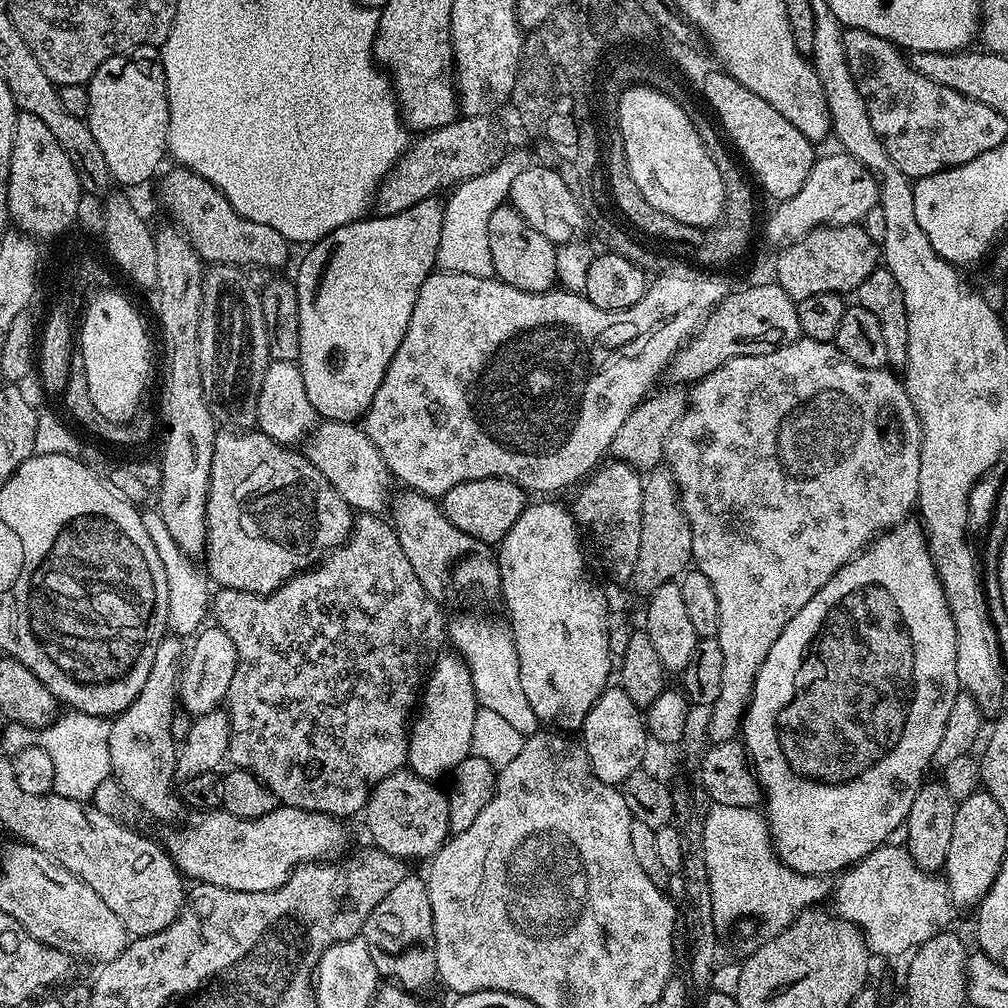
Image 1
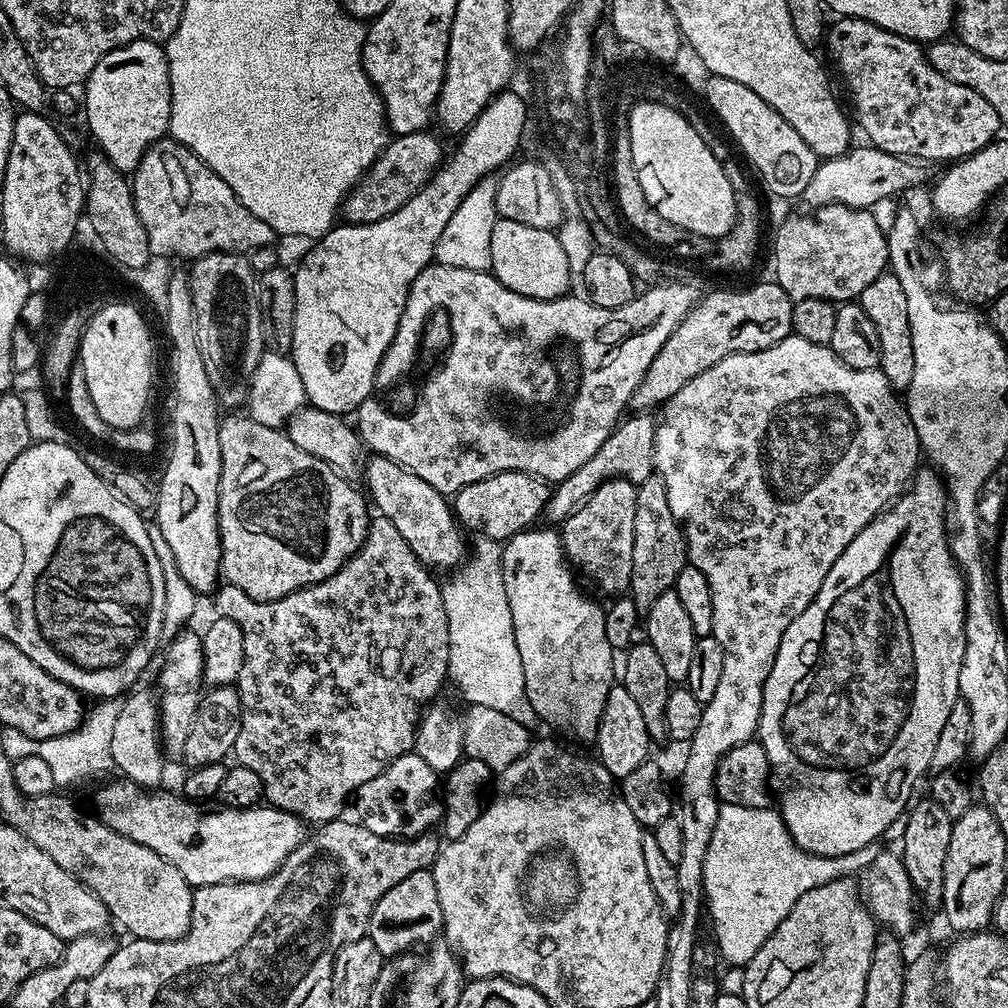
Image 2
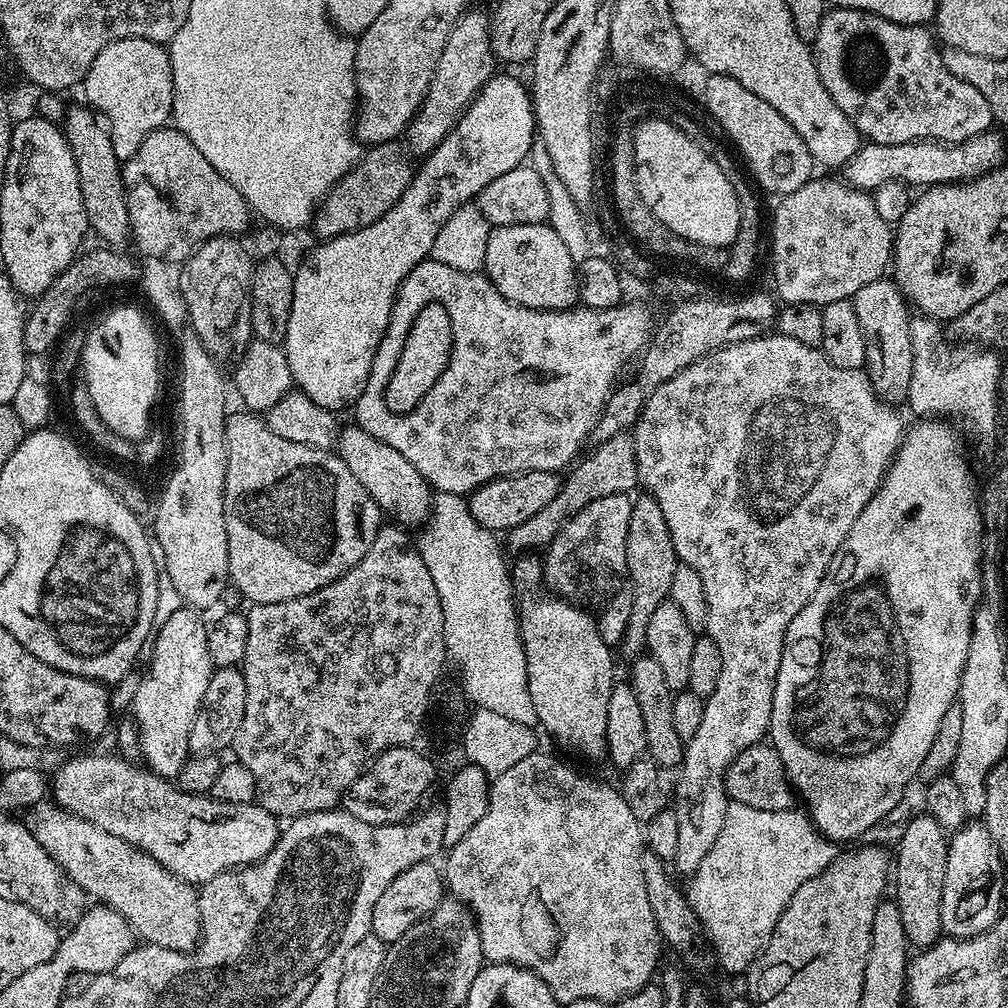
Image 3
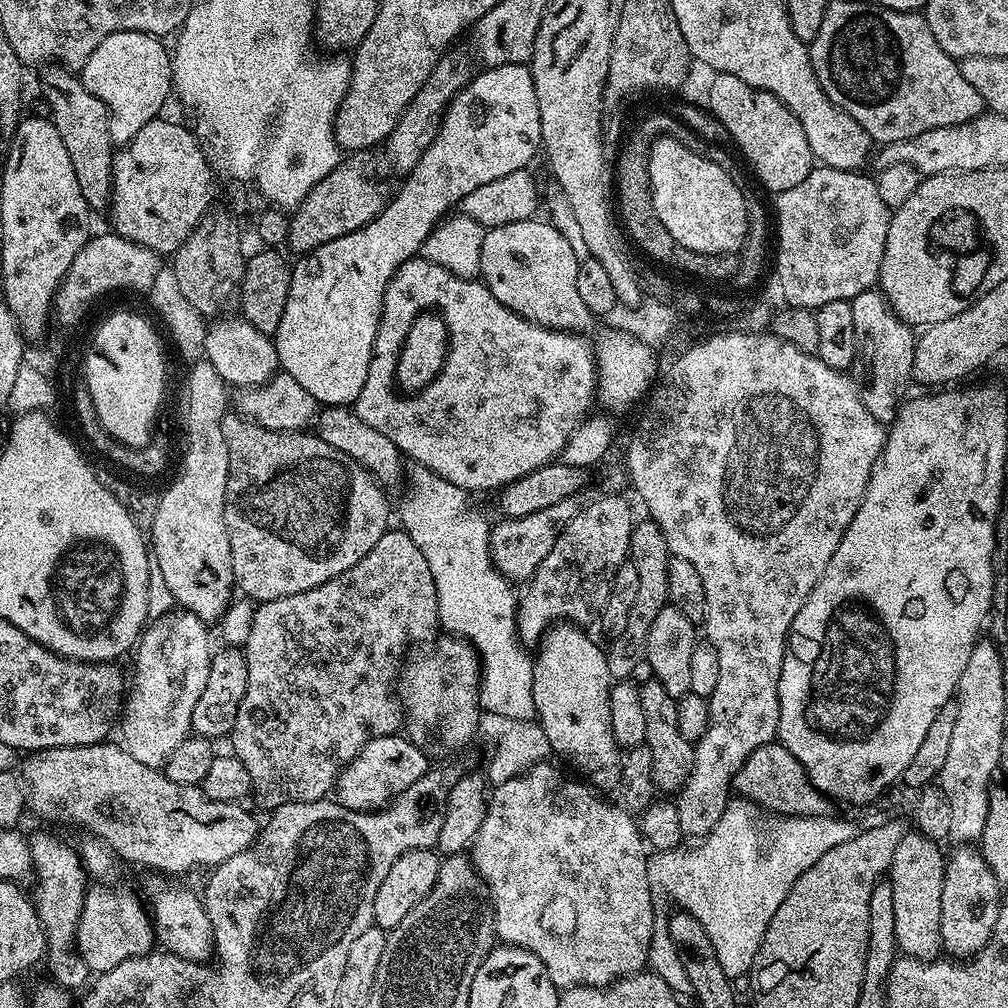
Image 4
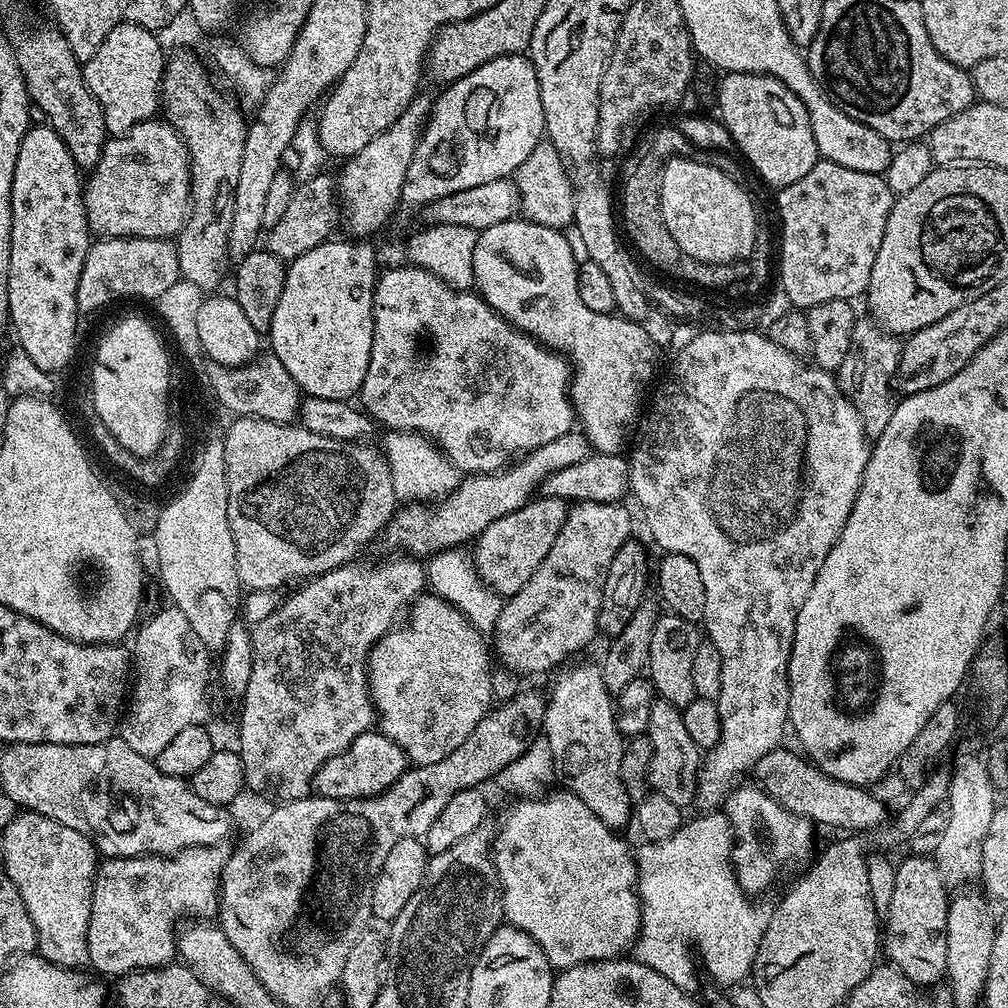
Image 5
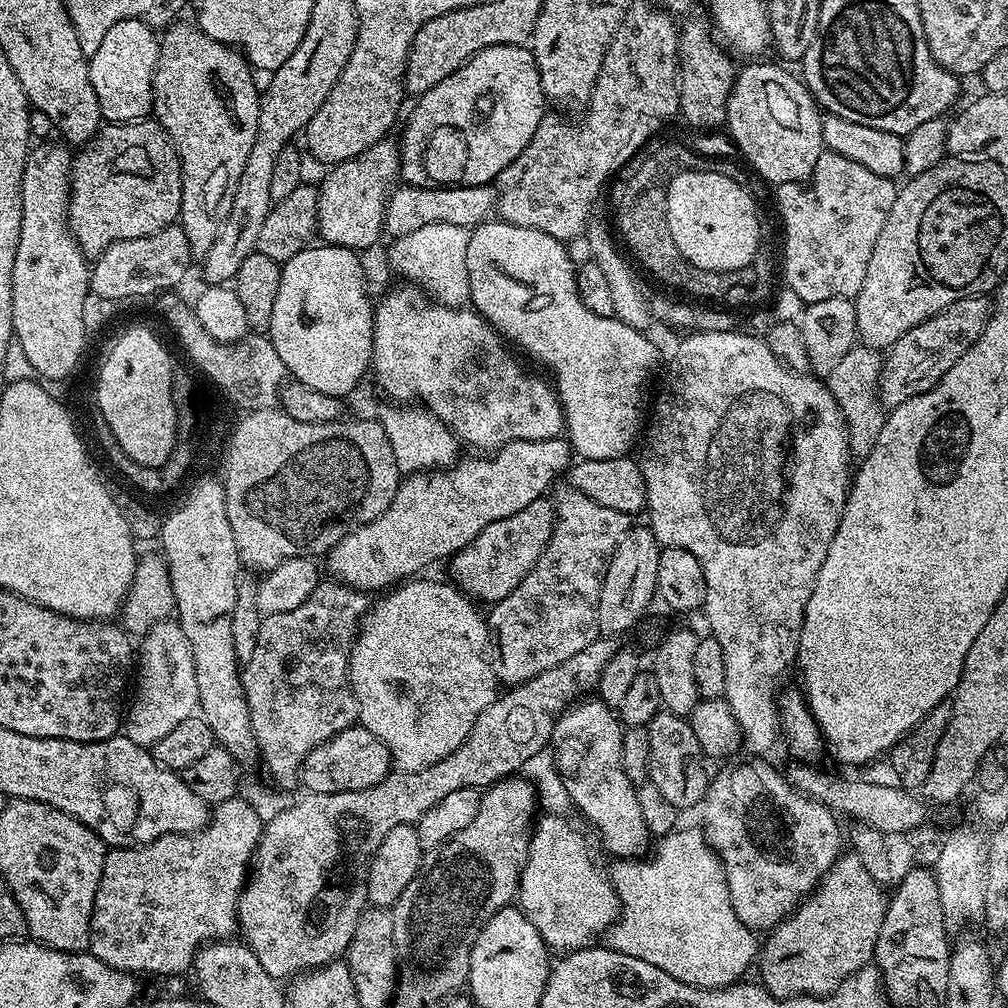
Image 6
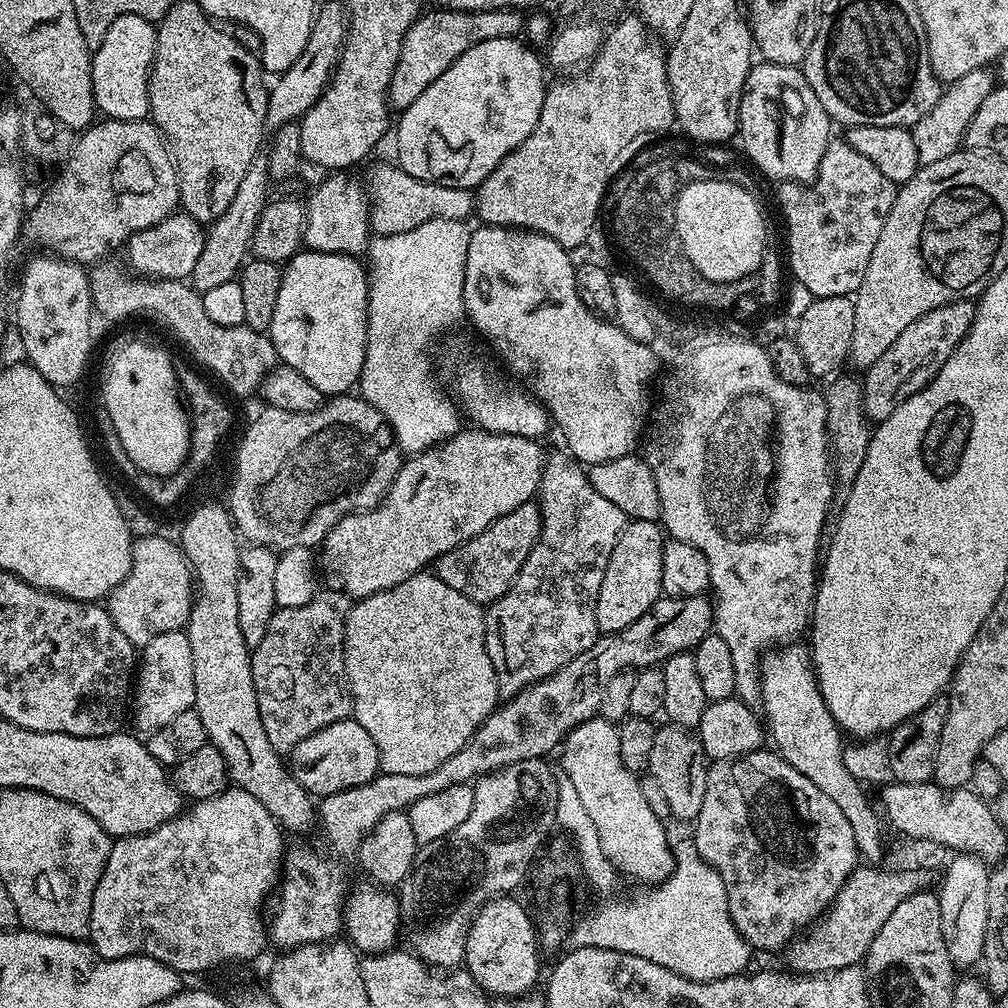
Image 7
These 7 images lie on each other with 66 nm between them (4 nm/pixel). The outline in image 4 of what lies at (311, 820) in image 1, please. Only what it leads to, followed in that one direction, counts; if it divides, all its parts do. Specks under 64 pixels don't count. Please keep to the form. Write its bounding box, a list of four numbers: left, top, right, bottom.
[22,742,258,872]

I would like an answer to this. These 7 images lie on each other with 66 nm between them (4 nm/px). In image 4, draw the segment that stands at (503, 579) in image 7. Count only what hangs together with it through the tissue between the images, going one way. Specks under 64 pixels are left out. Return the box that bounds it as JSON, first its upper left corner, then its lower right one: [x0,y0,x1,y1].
[488,494,586,582]

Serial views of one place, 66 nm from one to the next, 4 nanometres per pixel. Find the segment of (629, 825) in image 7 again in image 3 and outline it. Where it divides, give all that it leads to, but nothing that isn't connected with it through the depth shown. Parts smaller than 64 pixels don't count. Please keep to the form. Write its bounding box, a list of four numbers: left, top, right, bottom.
[518,596,614,760]

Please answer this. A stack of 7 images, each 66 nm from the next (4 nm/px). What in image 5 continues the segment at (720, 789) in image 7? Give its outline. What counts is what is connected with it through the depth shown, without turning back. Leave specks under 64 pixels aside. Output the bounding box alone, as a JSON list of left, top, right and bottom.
[722,787,814,894]

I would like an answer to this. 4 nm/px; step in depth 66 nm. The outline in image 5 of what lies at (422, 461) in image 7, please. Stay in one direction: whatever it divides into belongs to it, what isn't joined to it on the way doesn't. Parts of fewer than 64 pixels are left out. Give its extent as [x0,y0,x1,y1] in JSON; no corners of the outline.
[386,431,590,558]

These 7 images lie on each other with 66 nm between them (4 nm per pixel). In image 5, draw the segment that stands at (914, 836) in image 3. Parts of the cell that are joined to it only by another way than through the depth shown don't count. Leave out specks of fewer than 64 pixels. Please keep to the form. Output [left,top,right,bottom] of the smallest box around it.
[882,854,949,986]

